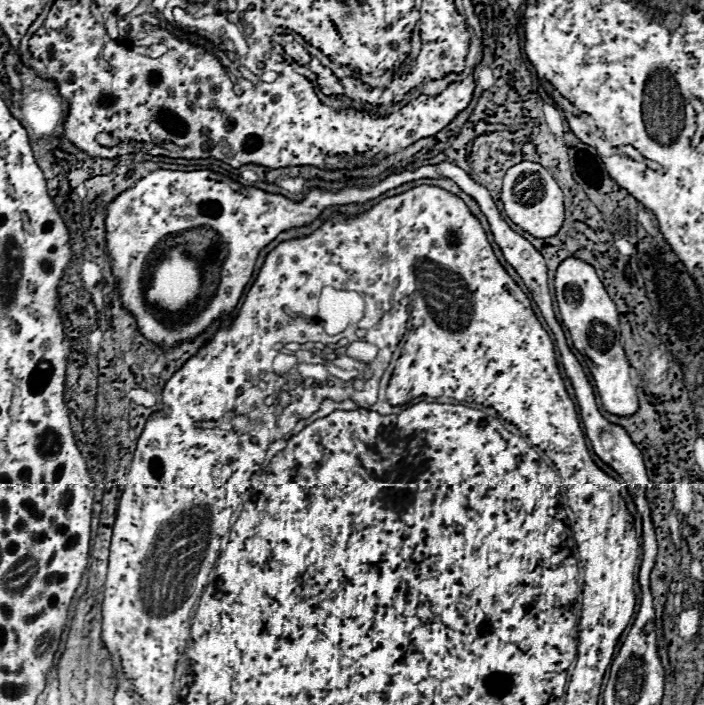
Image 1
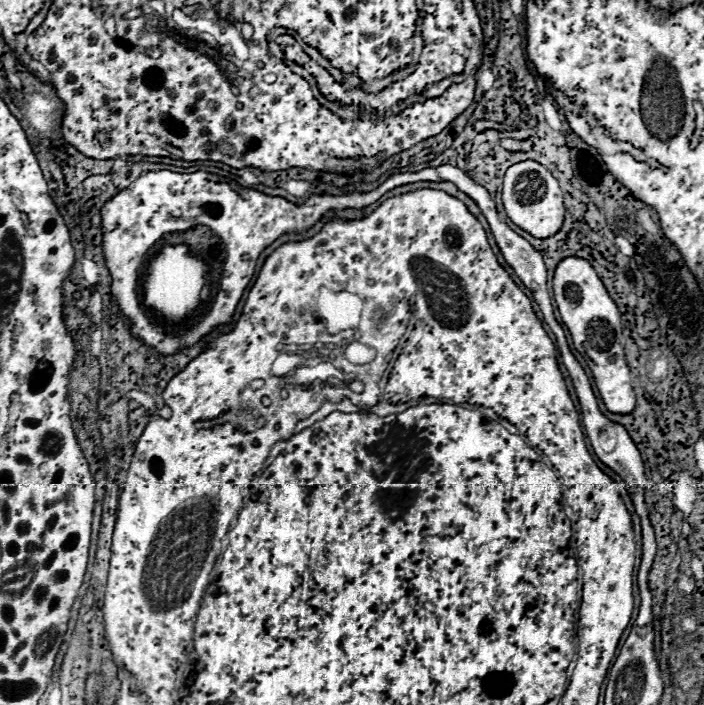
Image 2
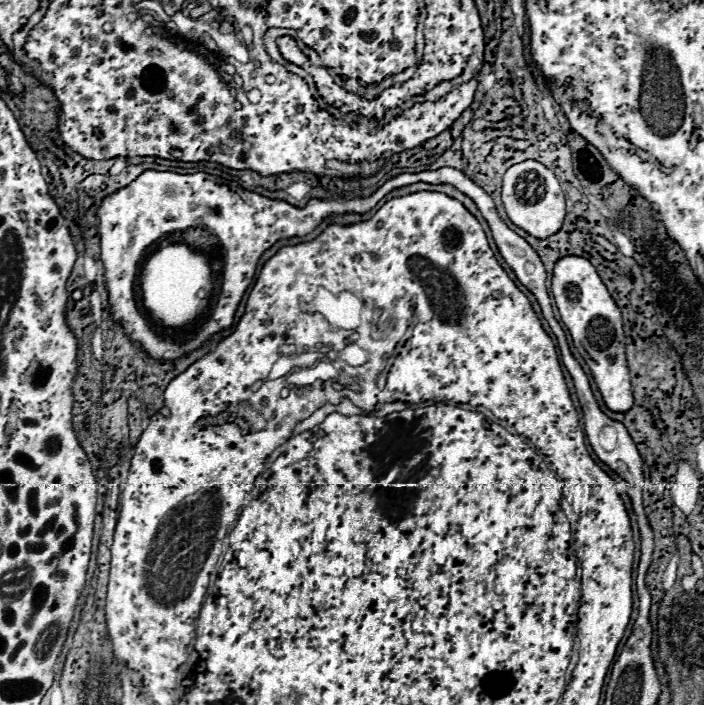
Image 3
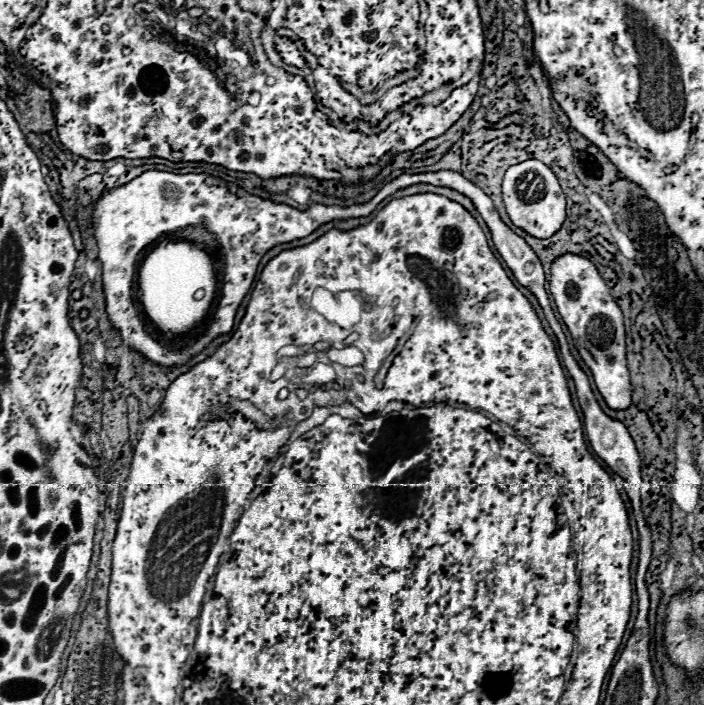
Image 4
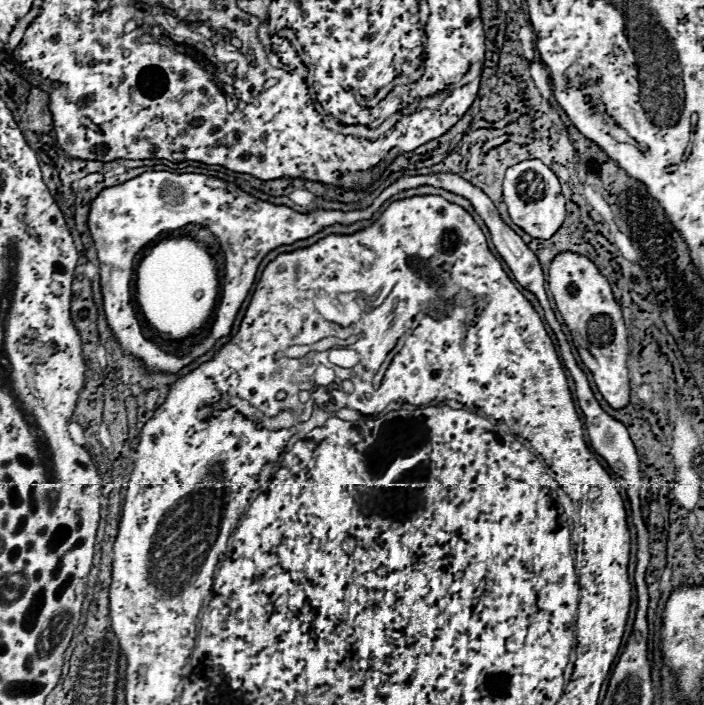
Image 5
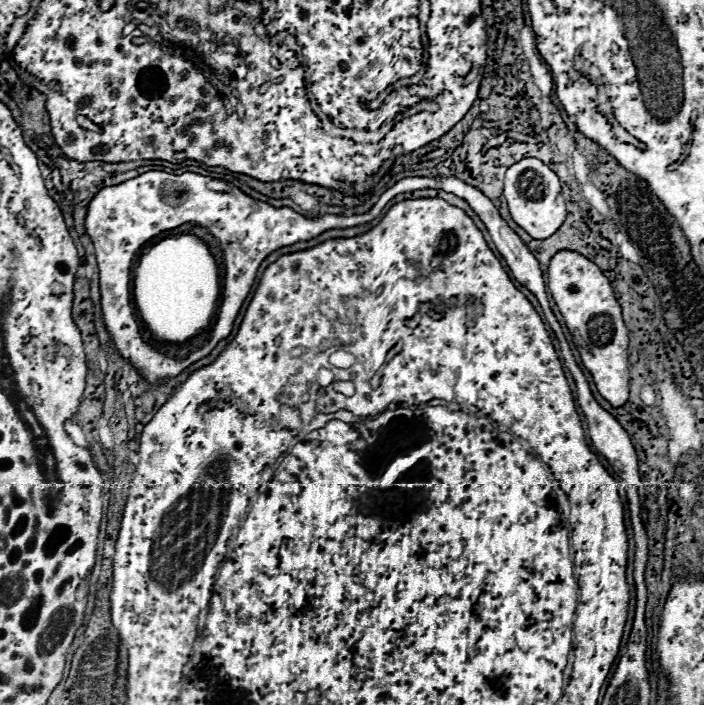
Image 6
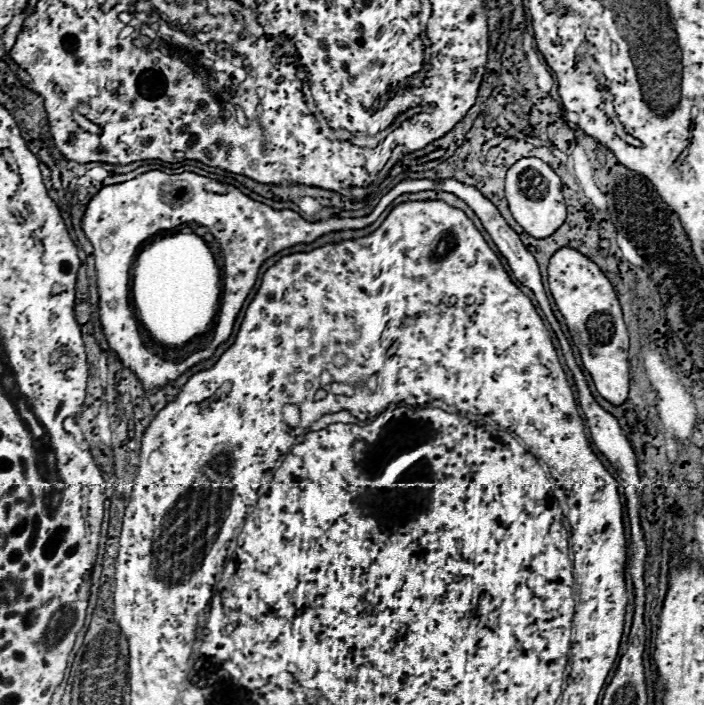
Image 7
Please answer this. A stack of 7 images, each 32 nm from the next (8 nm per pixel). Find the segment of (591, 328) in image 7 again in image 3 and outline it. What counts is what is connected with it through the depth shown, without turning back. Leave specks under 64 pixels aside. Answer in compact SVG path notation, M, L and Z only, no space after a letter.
M564 256L554 266L552 276L552 294L560 310L562 322L566 324L574 346L584 356L586 364L592 370L594 382L604 398L604 404L612 412L628 412L634 406L632 384L626 366L624 354L624 332L622 332L622 314L608 294L604 282L600 280L596 268L580 256Z

